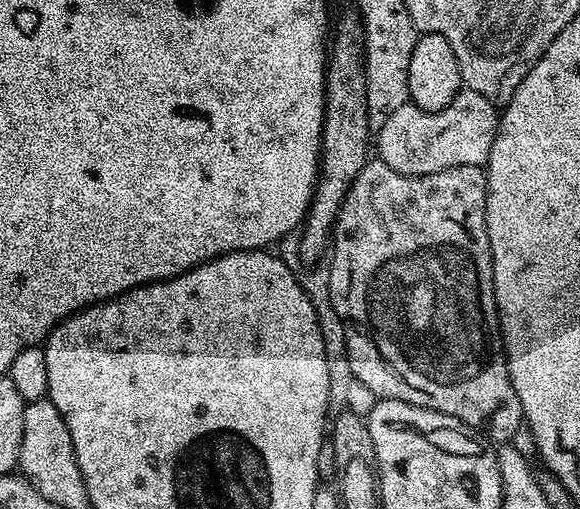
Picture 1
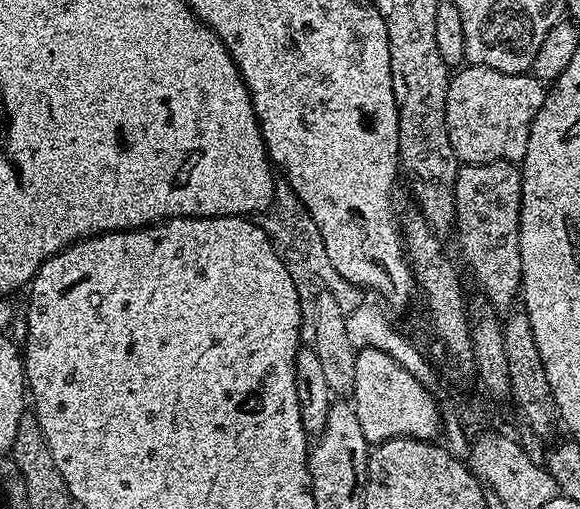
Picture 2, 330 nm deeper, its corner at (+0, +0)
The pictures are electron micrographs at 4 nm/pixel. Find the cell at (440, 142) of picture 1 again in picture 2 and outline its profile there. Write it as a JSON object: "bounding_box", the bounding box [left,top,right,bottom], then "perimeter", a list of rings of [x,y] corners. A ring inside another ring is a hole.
{"bounding_box":[446,64,545,164],"perimeter":[[[481,64],[461,67],[449,79],[446,94],[446,126],[450,134],[450,146],[454,146],[456,157],[464,164],[523,160],[526,154],[526,142],[530,142],[530,126],[538,110],[542,110],[545,95],[545,85],[531,74],[502,74]]]}

